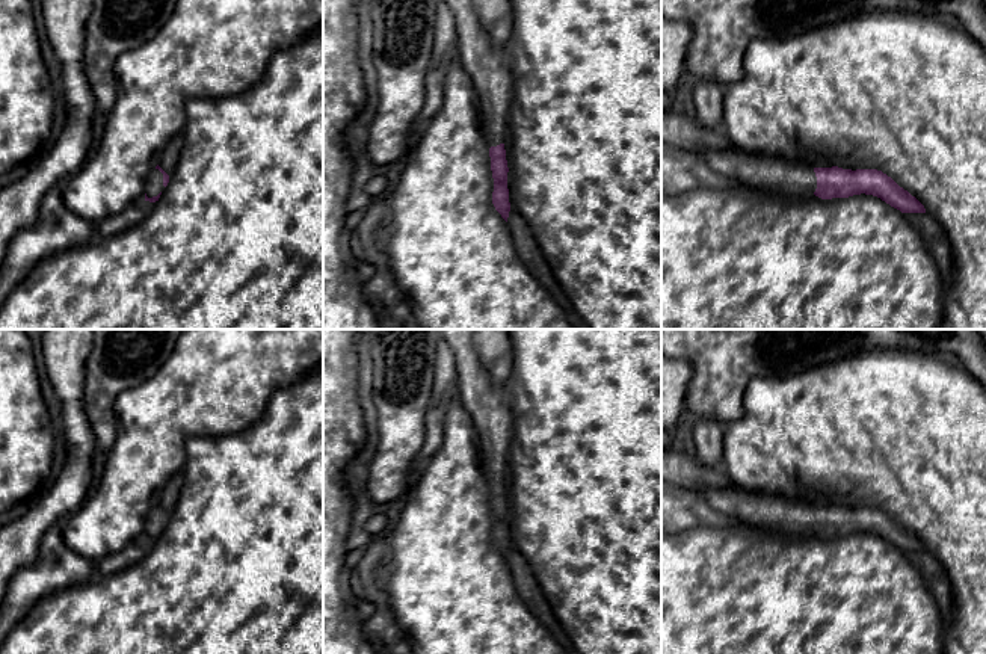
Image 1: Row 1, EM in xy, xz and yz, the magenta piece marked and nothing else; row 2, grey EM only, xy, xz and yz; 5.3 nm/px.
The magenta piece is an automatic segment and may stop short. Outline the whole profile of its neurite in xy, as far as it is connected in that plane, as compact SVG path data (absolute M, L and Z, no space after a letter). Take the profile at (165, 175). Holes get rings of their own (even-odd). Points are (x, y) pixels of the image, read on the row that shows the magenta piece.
M157 165L146 181L145 201L149 202L159 201L168 183L169 183L169 175Z

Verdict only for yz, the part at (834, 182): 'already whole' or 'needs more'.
needs more

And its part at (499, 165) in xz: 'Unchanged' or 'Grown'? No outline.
Grown

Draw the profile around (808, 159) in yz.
M800 148L799 153L791 159L790 157L776 157L776 159L784 160L784 162L790 162L794 165L800 165L805 168L811 168L811 169L835 166L829 162L829 159L826 156L820 156L814 151L806 151L805 148Z

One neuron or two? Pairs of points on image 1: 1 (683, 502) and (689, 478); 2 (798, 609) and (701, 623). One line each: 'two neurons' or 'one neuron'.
1: two neurons
2: one neuron

